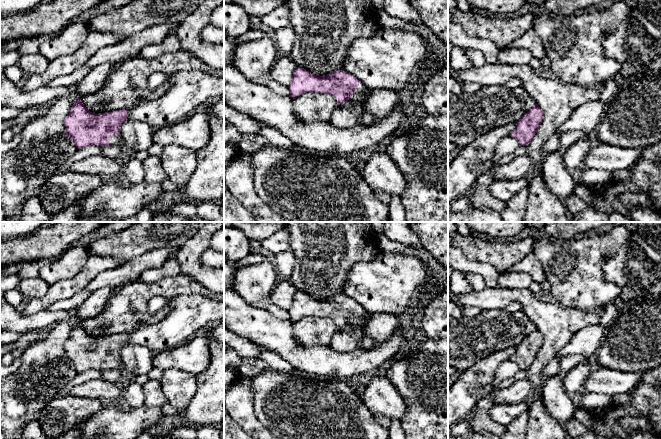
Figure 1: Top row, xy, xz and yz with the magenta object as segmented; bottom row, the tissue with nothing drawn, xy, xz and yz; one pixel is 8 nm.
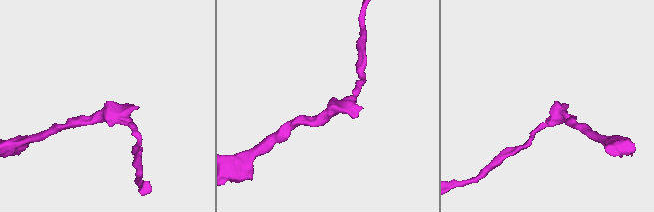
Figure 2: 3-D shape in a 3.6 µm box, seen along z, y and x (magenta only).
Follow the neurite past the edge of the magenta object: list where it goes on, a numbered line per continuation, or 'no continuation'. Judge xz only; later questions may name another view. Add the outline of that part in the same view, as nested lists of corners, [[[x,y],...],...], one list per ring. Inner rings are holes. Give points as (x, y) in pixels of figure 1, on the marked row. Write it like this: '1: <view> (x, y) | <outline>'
1: xz (362, 92) | [[[361,82],[352,93],[353,99],[361,101],[364,107],[364,104],[369,98],[371,91],[371,89]]]

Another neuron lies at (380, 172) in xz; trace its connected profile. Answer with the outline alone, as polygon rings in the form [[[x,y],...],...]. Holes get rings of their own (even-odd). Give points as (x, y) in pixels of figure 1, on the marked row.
[[[379,148],[366,160],[362,177],[373,191],[384,192],[391,197],[401,198],[406,190],[406,180],[403,174],[386,151]]]

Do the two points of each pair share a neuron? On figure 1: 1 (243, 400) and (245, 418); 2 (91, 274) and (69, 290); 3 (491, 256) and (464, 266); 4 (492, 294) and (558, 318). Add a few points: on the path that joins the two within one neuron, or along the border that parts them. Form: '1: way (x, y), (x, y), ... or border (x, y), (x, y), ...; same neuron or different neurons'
1: way (243, 404), (244, 414); same neuron
2: way (86, 275), (74, 286); same neuron
3: border (458, 247), (468, 259), (487, 262), (498, 272); different neurons
4: way (508, 296), (523, 296), (542, 314); same neuron

